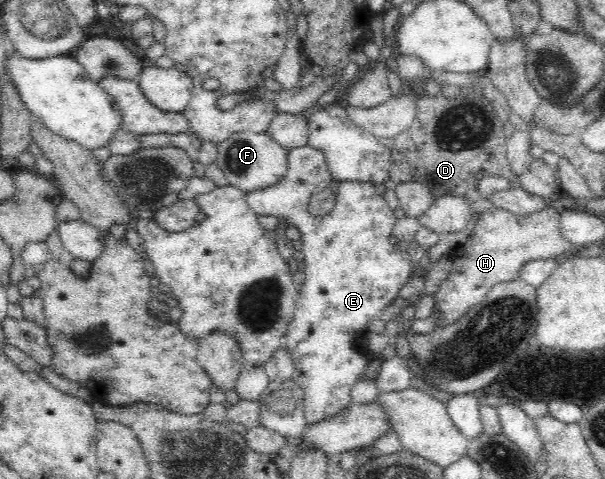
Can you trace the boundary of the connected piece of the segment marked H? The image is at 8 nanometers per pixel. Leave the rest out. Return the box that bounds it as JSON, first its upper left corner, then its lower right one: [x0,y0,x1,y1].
[432,206,580,326]

